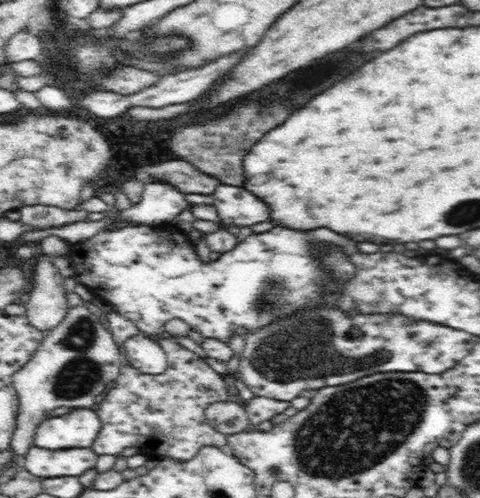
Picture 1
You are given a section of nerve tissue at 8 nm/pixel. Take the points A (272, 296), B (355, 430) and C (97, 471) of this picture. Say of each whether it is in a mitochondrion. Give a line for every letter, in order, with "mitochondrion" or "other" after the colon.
A: mitochondrion
B: mitochondrion
C: other

